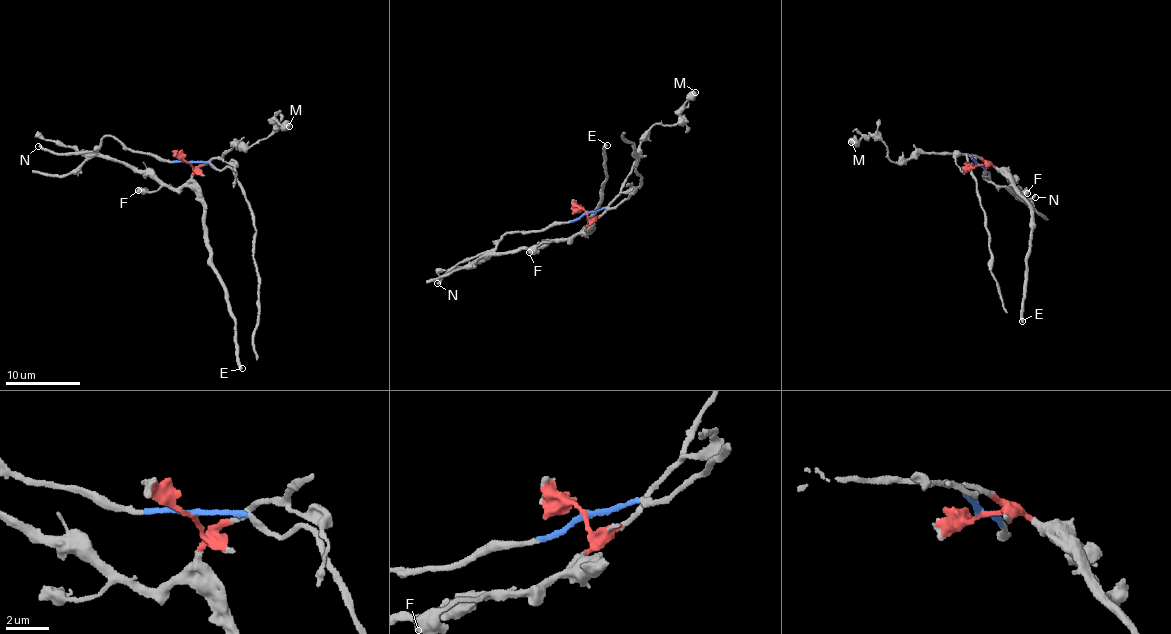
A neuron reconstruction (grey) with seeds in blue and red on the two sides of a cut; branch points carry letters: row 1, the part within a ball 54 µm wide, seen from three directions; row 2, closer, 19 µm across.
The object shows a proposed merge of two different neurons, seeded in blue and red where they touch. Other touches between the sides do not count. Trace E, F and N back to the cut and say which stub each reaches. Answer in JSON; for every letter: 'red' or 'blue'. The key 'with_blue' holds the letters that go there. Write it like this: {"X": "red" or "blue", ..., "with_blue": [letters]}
{"E": "red", "F": "red", "N": "blue", "with_blue": ["N"]}

